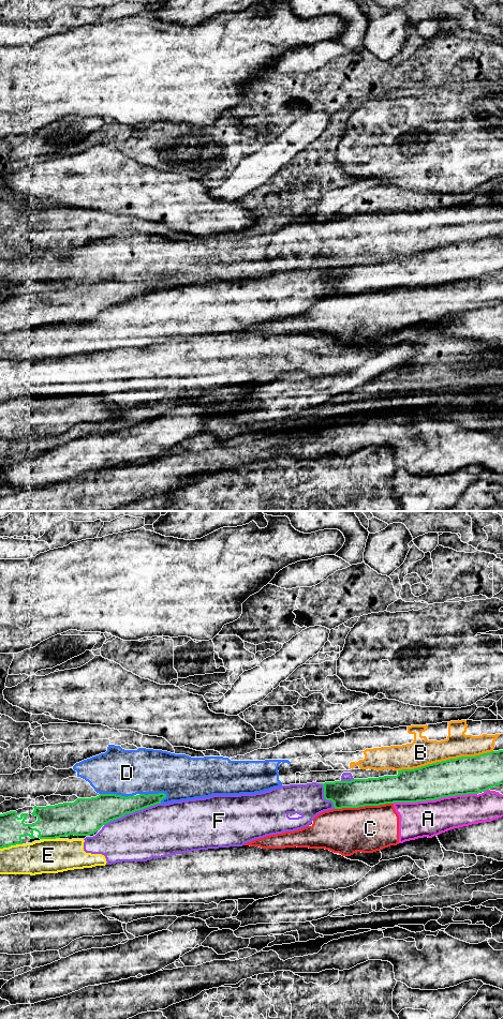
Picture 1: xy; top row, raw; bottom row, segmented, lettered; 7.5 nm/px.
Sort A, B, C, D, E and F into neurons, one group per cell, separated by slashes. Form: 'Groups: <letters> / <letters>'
Groups: A C / B D / E F

